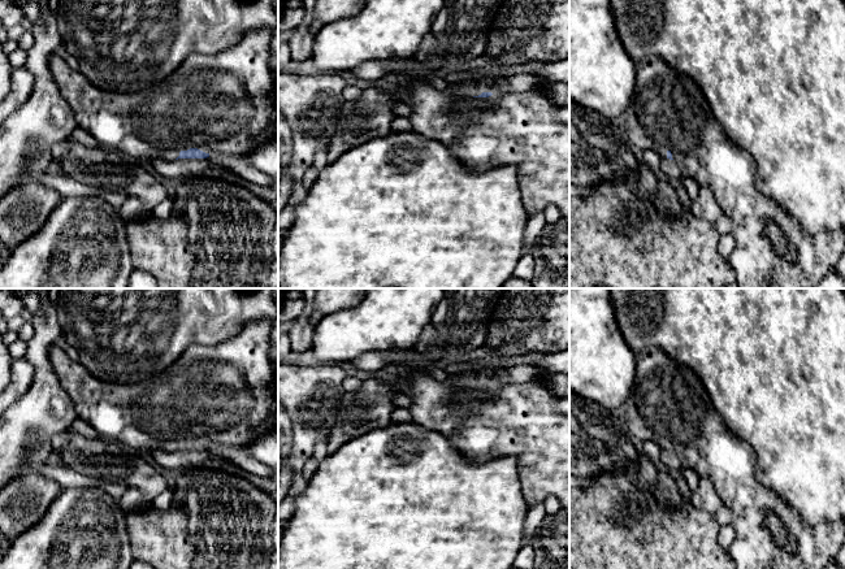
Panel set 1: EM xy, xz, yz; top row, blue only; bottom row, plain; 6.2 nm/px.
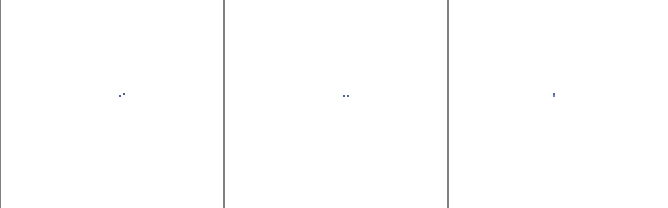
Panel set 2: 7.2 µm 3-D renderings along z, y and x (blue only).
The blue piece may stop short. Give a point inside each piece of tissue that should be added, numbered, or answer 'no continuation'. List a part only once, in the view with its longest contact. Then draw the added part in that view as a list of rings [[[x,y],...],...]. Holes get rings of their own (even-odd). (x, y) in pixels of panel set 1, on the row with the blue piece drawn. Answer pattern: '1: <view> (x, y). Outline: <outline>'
1: xy (228, 103). Outline: [[[273,29],[247,31],[230,48],[216,55],[192,53],[164,81],[130,94],[98,88],[55,52],[49,56],[49,69],[77,125],[90,131],[99,147],[107,151],[116,151],[134,162],[150,166],[157,158],[174,161],[181,151],[190,148],[198,148],[205,153],[248,156],[264,143],[278,138],[278,77],[269,64],[272,36]]]

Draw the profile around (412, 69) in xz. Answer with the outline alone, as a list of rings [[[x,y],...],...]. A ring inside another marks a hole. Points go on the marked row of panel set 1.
[[[412,61],[412,62],[404,62],[398,69],[391,68],[391,62],[386,62],[386,69],[393,70],[394,73],[400,71],[402,75],[408,77],[421,77],[425,82],[428,82],[430,86],[433,86],[437,90],[445,91],[448,88],[448,83],[443,79],[442,75],[428,70],[424,68],[424,64],[420,61]]]

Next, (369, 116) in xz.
[[[369,87],[355,100],[346,100],[338,126],[325,153],[334,162],[339,156],[372,139],[393,133],[391,123],[398,117],[393,108],[402,103],[394,90]]]

